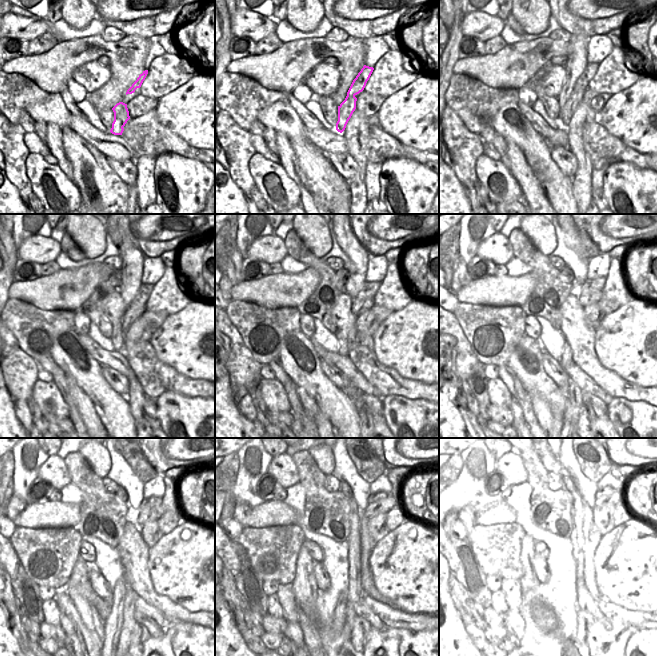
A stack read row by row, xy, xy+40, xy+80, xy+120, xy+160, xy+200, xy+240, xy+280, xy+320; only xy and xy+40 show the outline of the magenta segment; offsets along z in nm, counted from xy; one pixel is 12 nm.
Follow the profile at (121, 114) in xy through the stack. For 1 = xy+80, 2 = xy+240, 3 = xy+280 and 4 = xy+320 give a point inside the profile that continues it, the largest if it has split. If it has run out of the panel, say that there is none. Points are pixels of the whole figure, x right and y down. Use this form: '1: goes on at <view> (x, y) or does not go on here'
1: goes on at xy+80 (581, 86)
2: goes on at xy+240 (151, 509)
3: goes on at xy+280 (376, 504)
4: goes on at xy+320 (600, 504)

